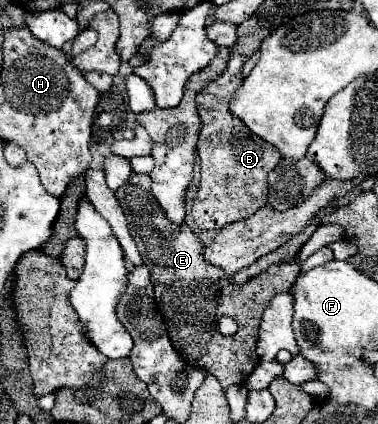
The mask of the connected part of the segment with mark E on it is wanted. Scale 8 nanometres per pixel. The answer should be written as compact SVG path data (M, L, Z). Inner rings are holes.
M133 174L129 182L115 192L115 196L125 210L129 232L139 248L139 254L145 258L145 266L151 272L155 300L163 314L173 346L179 350L183 360L205 366L223 388L229 384L243 384L259 362L255 346L259 338L261 316L271 304L273 296L291 290L301 266L297 262L275 264L245 284L233 284L233 278L223 268L217 268L203 258L205 246L199 236L185 222L175 226L165 216L165 210L151 192L149 176ZM221 316L237 320L239 330L233 336L223 336L219 332L217 320Z

